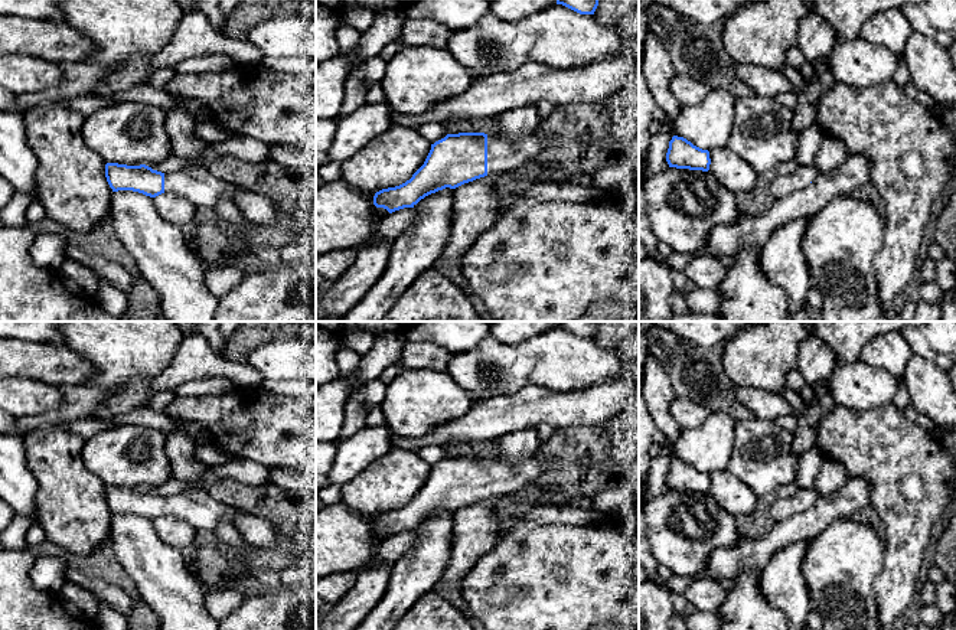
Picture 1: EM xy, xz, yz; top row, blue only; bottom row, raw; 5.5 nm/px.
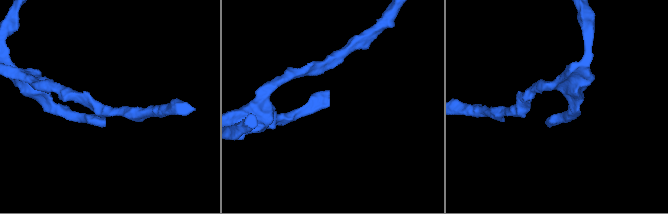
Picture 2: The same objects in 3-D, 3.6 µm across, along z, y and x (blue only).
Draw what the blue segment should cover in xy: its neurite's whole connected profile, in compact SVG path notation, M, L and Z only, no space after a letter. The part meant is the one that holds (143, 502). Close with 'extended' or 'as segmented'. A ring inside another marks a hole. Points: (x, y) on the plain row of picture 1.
M105 487L105 500L112 512L133 513L150 520L173 516L187 522L196 532L215 532L221 522L236 523L242 515L238 509L216 500L208 490L183 490L177 494L161 496L146 487Z; extended

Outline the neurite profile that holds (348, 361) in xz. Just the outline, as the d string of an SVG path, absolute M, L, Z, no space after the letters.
M339 342L339 347L336 352L336 362L339 366L337 378L353 378L355 373L358 372L360 358L362 356L359 356L356 352L349 350Z

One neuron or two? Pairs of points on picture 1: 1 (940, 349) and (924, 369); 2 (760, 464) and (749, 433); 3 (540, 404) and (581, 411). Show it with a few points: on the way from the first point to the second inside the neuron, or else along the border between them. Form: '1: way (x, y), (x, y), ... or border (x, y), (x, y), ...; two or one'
1: border (913, 353), (930, 359), (940, 369); two
2: way (760, 457), (760, 444), (756, 440); one
3: way (550, 407), (571, 408); one

